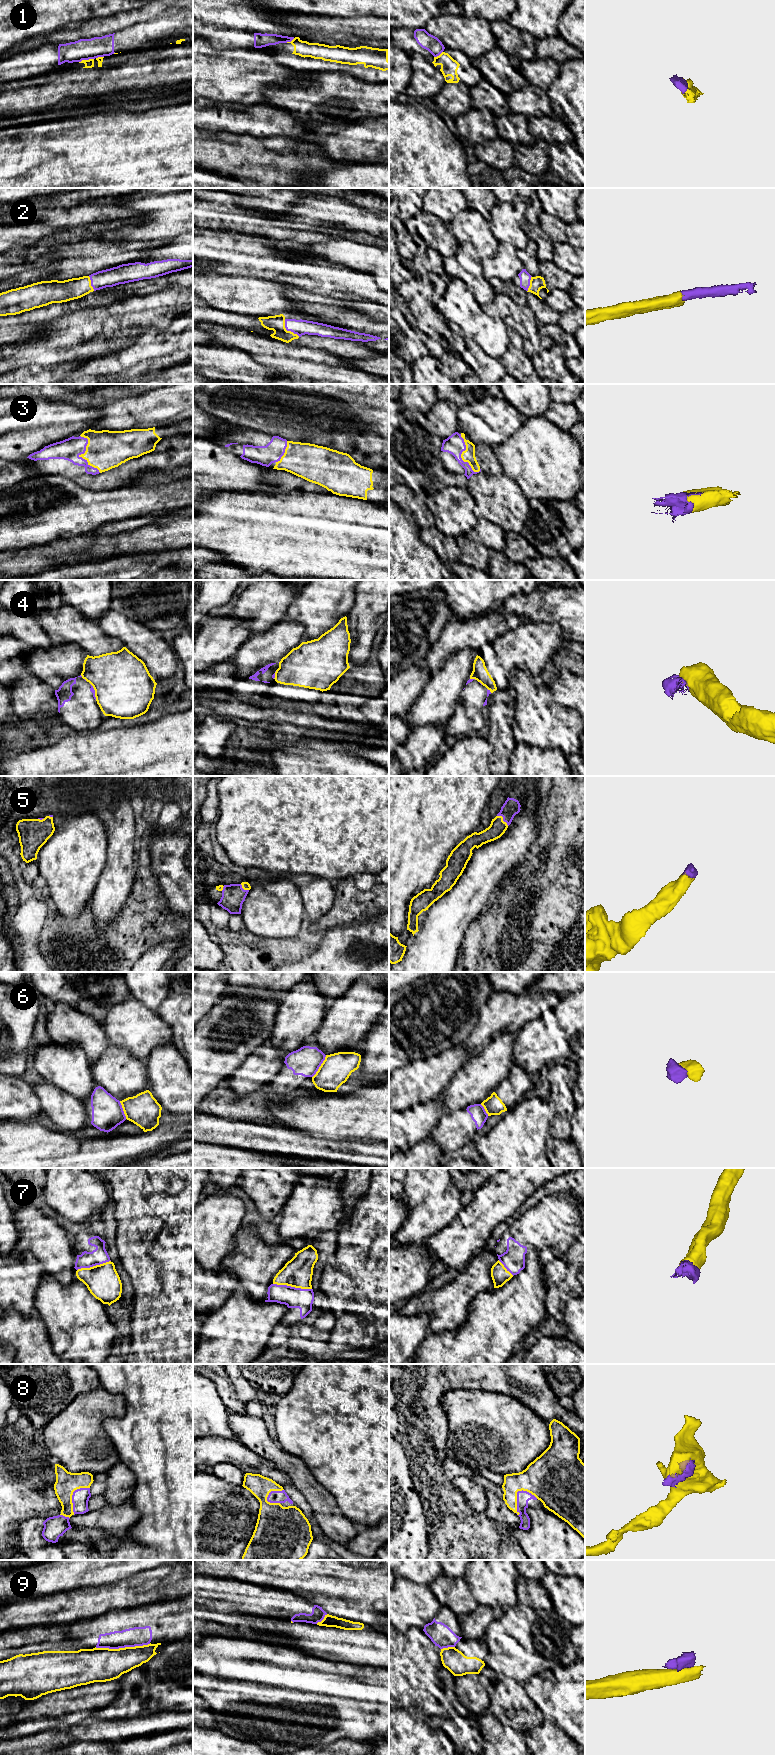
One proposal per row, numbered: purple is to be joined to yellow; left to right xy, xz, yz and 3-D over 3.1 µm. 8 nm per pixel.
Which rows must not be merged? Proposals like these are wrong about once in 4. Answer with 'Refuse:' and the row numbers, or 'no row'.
Refuse: 1, 4, 6, 9

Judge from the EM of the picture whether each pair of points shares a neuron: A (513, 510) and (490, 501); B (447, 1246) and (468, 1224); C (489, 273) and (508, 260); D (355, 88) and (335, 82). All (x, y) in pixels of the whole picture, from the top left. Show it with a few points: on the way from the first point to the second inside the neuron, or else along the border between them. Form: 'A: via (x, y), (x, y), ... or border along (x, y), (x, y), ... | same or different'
A: via (507, 507), (501, 501), (496, 501) | same
B: via (452, 1241), (464, 1229) | same
C: via (494, 268), (503, 265) | same
D: via (350, 84), (340, 83) | same

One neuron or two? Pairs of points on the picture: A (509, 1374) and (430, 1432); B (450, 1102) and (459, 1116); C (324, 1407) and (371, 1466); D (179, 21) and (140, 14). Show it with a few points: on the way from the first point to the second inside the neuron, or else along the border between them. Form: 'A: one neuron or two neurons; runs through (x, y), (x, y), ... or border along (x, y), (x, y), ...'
A: one neuron; runs through (481, 1374), (454, 1374), (430, 1398), (430, 1404)
B: two neurons; border along (478, 1103), (446, 1112)
C: one neuron; runs through (339, 1422), (368, 1451)
D: two neurons; border along (181, 10), (166, 17), (158, 17), (137, 23)

